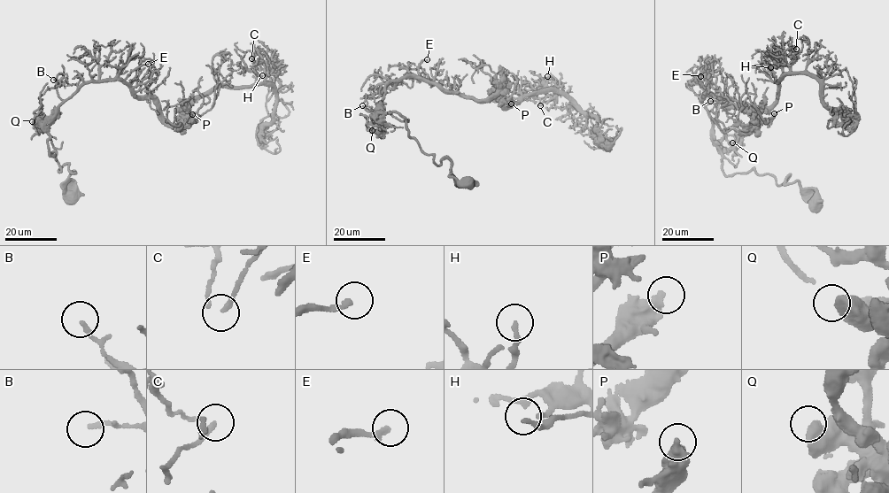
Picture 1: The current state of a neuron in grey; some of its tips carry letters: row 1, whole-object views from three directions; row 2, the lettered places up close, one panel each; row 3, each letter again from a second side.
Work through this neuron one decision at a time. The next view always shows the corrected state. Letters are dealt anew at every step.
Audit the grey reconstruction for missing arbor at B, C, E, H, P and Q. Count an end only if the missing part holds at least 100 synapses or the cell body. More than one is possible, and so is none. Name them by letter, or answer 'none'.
none

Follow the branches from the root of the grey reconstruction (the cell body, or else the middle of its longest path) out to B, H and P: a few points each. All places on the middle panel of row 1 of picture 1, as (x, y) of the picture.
B: (468, 184), (455, 181), (447, 158), (436, 165), (400, 114), (383, 111), (380, 102), (372, 111), (362, 105)
H: (468, 184), (383, 111), (386, 85), (499, 91), (506, 108), (547, 92), (547, 76)
P: (468, 184), (383, 111), (386, 85), (414, 76), (511, 103)

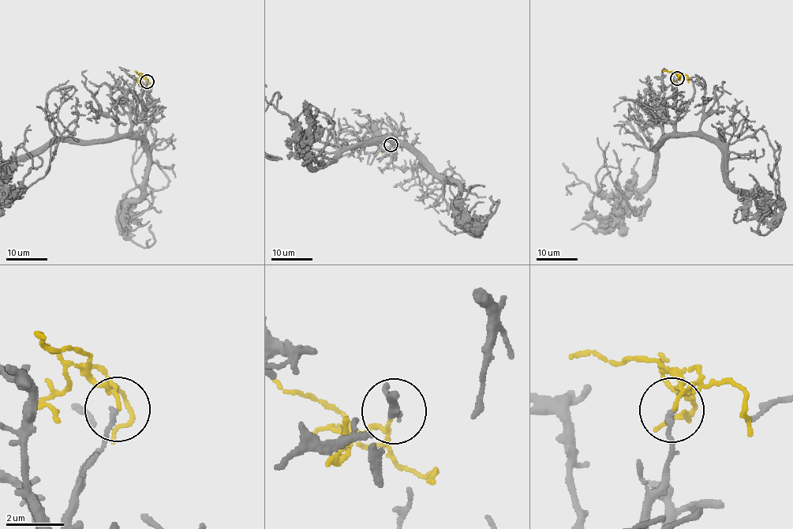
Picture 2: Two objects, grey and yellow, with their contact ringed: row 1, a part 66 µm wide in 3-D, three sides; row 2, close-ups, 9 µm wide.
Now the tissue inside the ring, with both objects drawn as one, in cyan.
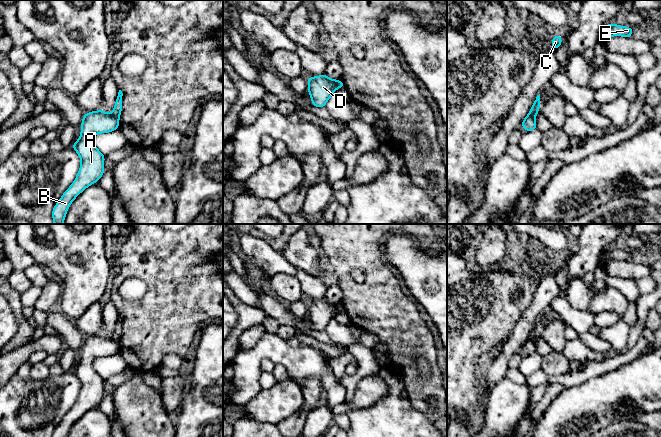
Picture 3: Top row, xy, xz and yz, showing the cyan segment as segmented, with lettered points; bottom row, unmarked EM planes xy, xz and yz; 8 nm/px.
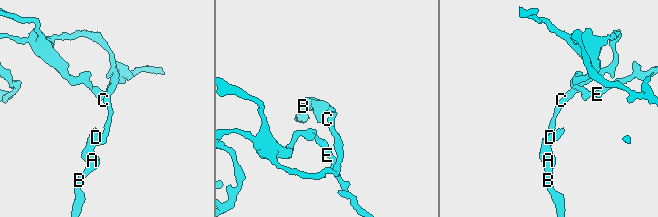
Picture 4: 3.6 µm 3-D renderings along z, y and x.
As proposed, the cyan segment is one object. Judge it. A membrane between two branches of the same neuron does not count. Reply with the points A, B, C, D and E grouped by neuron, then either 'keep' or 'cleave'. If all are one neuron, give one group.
A B D / C E | cleave

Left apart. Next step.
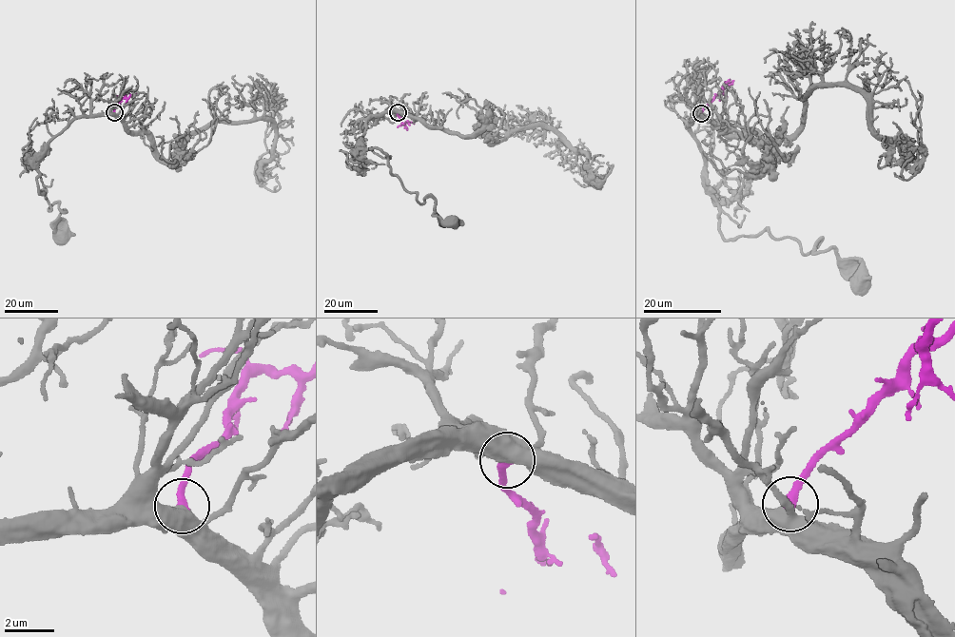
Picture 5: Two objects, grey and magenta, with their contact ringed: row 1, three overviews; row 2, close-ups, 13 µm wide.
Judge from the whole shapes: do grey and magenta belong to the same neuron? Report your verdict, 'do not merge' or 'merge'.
merge

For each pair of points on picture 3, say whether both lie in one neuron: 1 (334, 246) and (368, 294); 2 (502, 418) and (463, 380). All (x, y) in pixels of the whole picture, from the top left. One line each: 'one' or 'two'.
1: one
2: two

